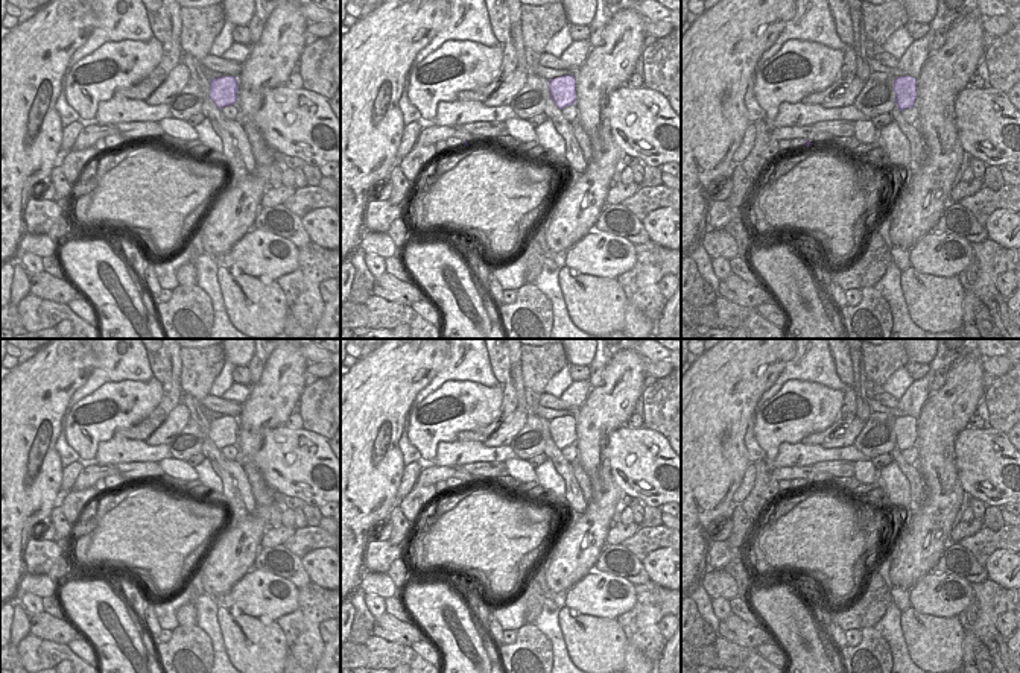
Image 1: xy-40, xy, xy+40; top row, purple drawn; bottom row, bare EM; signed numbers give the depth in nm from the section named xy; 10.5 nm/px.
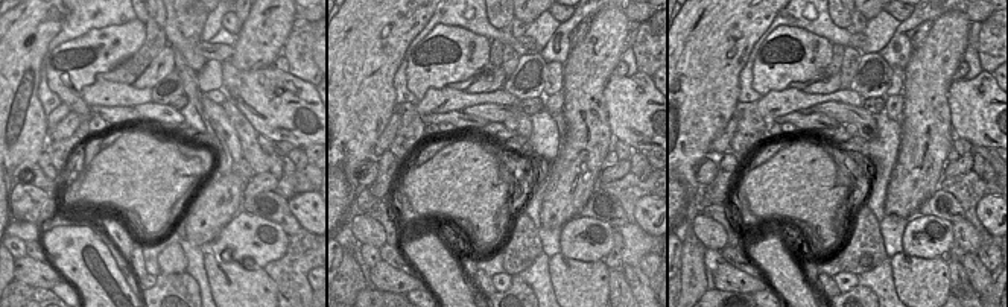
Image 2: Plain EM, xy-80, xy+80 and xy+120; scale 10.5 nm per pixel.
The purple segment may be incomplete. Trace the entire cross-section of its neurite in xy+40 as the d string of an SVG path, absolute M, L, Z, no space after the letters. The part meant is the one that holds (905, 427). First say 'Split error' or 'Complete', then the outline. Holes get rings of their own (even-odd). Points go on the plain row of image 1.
Complete. M900 416L894 421L895 444L900 451L912 448L917 441L917 419Z

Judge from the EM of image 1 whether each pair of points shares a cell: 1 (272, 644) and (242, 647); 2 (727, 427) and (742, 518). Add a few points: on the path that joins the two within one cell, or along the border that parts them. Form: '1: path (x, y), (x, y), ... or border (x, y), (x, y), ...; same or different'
1: path (265, 644), (262, 647), (250, 647); same
2: border (739, 505), (730, 517); different

